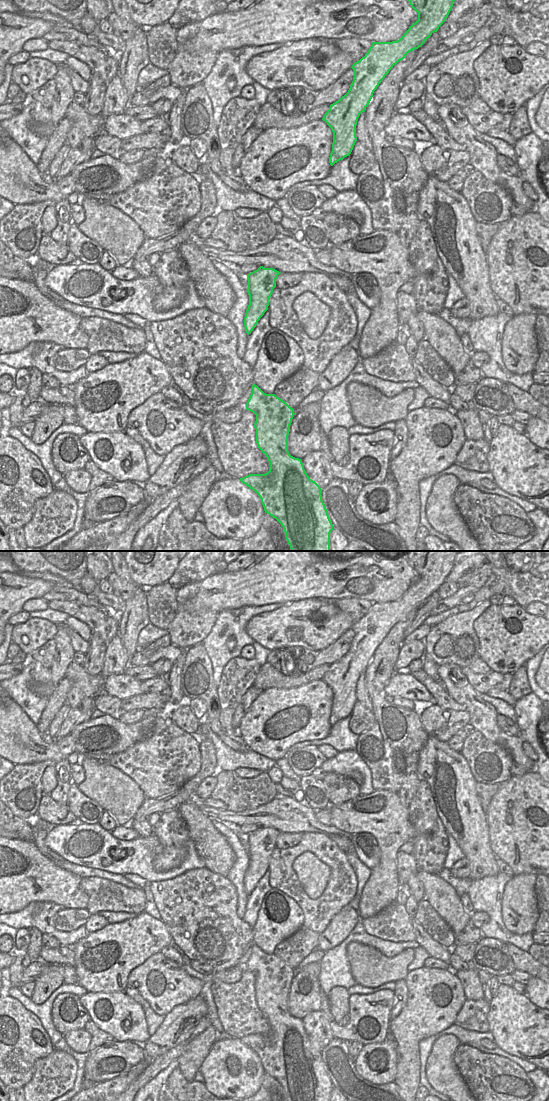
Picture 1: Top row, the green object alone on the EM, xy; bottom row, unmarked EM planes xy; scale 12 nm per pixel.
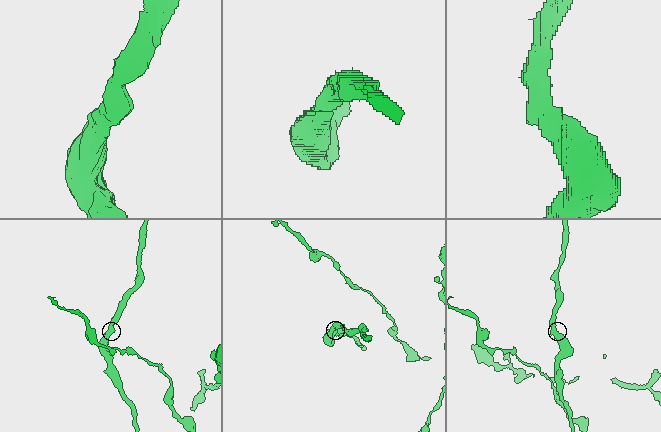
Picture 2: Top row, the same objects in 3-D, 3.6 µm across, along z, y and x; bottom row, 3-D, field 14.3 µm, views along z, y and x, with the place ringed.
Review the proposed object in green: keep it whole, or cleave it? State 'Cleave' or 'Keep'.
Keep

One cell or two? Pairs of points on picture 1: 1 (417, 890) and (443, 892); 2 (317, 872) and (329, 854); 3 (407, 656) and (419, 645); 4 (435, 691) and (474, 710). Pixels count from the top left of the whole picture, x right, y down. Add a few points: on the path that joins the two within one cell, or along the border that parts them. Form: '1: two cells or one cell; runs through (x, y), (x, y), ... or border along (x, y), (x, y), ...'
1: two cells; border along (416, 874), (416, 877), (423, 886), (425, 898)
2: two cells; border along (301, 853), (312, 852), (328, 867), (326, 885)
3: one cell; runs through (410, 653), (416, 648)
4: two cells; border along (446, 691), (454, 700), (463, 704), (466, 709)

